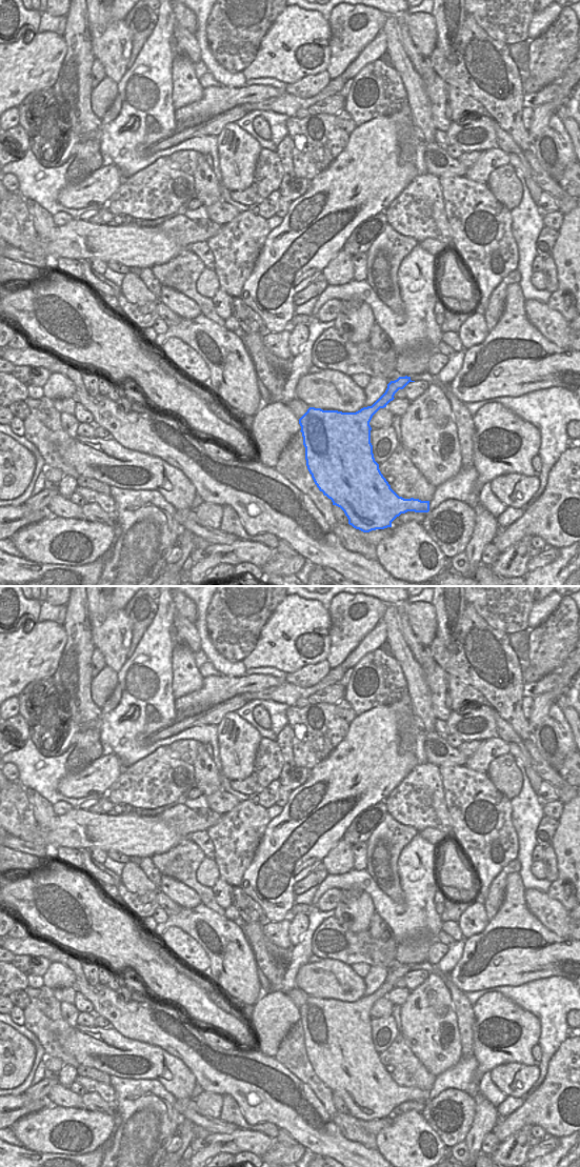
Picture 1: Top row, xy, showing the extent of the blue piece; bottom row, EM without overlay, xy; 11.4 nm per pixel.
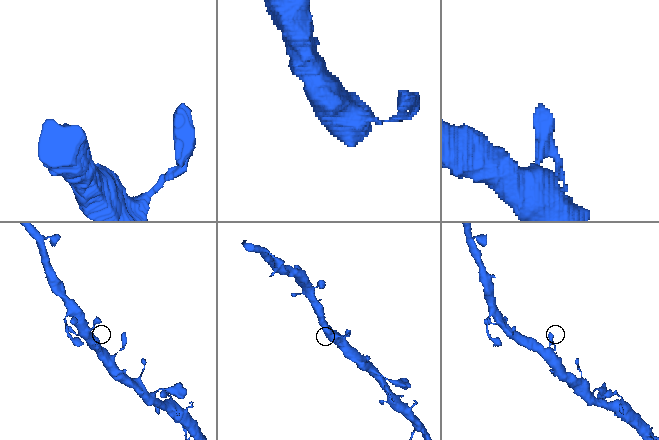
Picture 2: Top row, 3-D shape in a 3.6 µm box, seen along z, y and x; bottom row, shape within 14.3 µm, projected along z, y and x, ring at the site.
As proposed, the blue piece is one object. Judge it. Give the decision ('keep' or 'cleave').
keep

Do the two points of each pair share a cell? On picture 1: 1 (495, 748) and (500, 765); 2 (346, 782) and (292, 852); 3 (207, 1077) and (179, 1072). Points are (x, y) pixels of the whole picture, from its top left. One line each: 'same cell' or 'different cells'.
1: different cells
2: same cell
3: different cells

